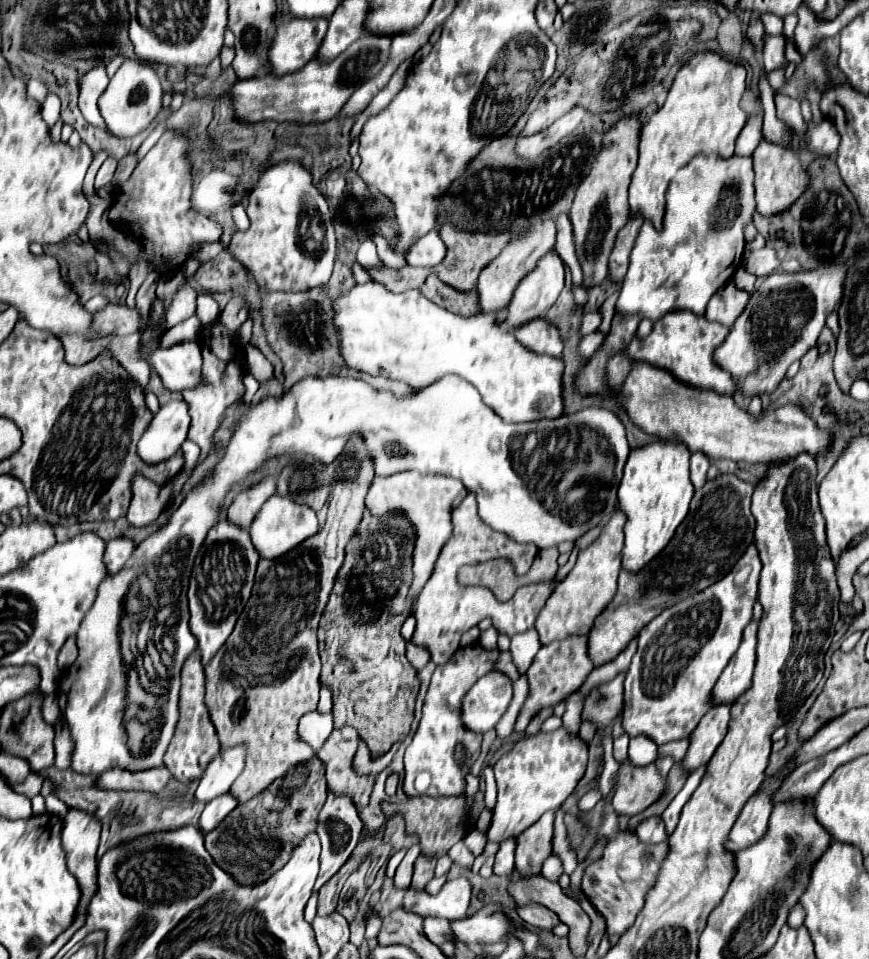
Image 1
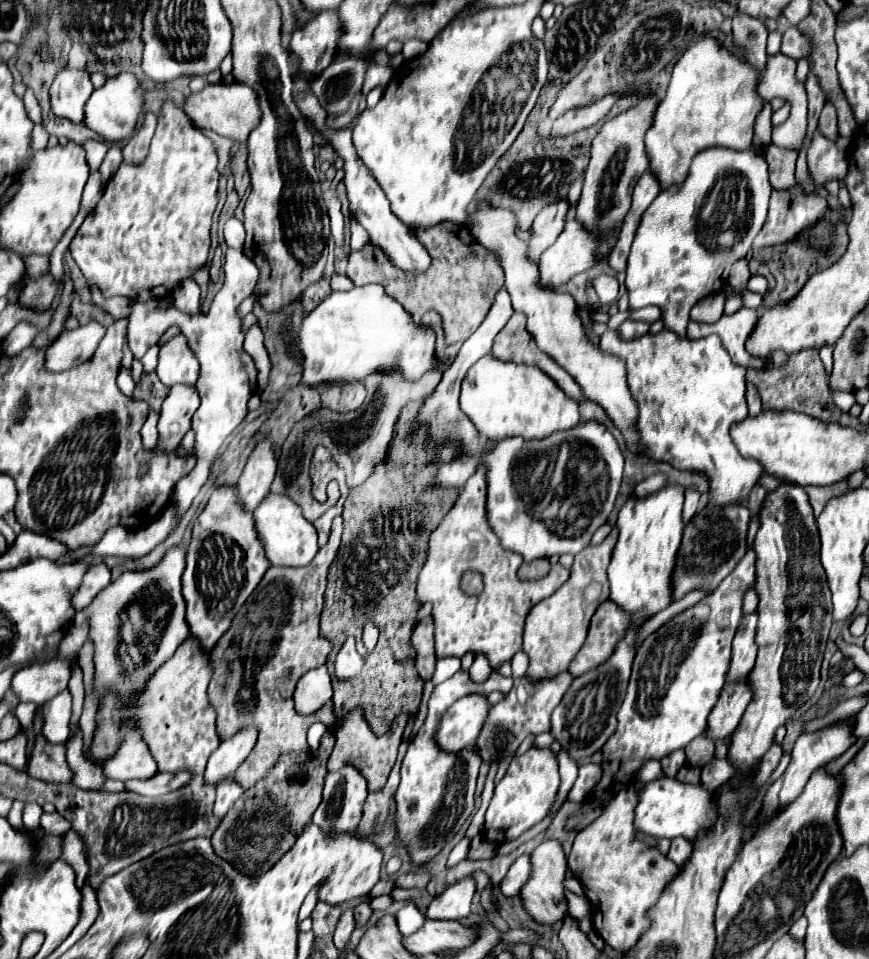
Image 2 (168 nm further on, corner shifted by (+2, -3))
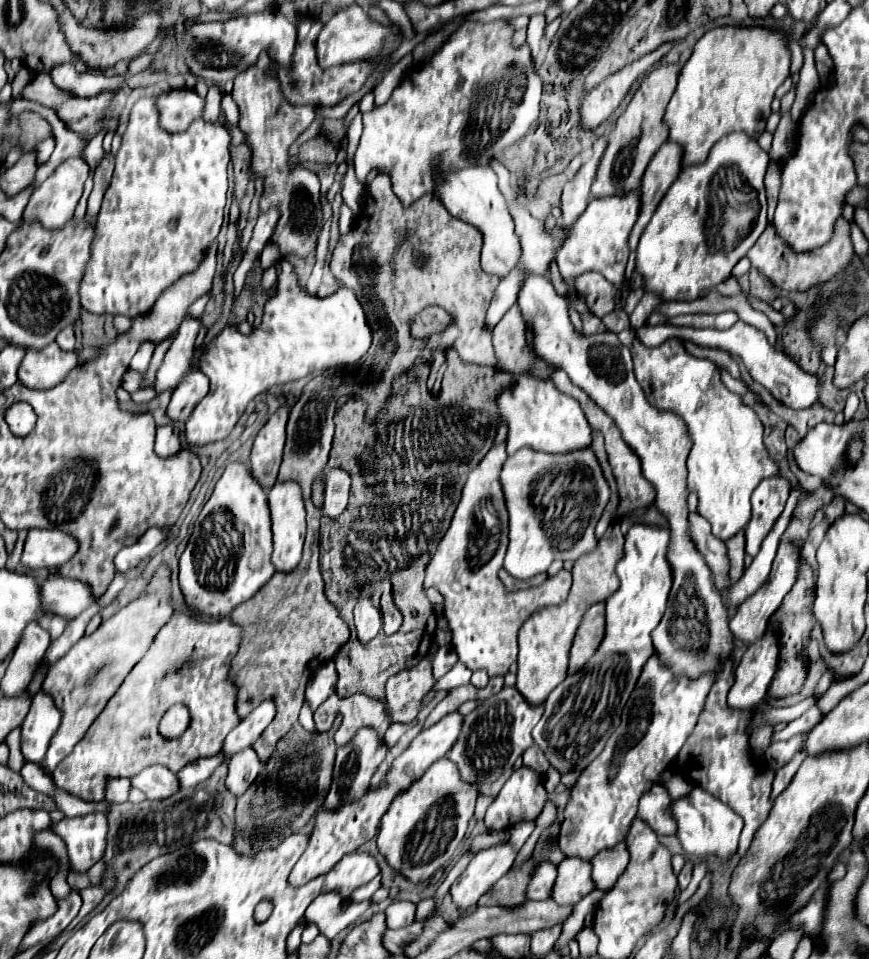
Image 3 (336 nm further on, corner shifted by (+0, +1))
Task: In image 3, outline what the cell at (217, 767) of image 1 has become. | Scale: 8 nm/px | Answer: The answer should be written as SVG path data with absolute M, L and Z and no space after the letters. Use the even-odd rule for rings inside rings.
M272 699L262 701L248 717L244 717L240 721L238 727L234 727L228 733L222 751L230 757L230 755L234 755L234 753L238 753L238 751L242 751L246 747L250 747L262 735L262 731L270 725L270 721L274 719L274 715L276 715L274 701Z

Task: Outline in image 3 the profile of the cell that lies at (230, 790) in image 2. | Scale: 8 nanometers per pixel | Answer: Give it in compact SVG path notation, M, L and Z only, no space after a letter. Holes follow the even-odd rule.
M254 747L242 749L234 753L228 759L228 777L226 777L226 789L232 789L234 795L242 795L258 777L262 771L262 761L256 755Z

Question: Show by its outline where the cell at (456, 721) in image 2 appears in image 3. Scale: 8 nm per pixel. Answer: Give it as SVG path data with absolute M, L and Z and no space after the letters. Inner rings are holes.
M448 713L446 717L442 717L436 725L424 729L420 735L416 735L412 739L412 743L408 745L406 751L402 751L394 763L390 765L388 773L386 773L386 779L378 785L378 787L368 787L366 793L352 801L352 803L344 803L342 807L338 807L336 811L330 811L330 809L320 809L316 813L316 825L310 833L310 839L308 839L308 847L306 851L302 853L302 857L298 859L298 863L294 865L294 869L290 871L290 877L288 877L288 883L292 887L300 887L304 883L308 883L310 879L318 877L318 875L324 875L328 873L330 869L336 867L336 863L344 857L344 855L350 855L350 853L356 853L366 841L370 841L378 829L380 829L380 819L386 815L386 811L390 809L390 803L406 789L410 789L410 785L414 781L418 781L418 777L422 777L422 773L438 759L442 759L448 751L450 751L450 745L454 745L454 741L458 739L458 733L460 733L460 727L462 727L462 715L458 713Z

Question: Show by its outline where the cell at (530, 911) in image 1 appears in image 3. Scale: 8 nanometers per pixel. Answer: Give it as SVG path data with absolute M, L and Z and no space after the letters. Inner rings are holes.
M566 857L558 865L558 879L552 891L552 899L558 905L576 905L582 897L594 891L594 881L590 877L590 863L576 857Z

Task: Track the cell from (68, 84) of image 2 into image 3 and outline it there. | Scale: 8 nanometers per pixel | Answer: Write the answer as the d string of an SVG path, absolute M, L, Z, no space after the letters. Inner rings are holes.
M48 75L32 77L30 83L22 89L20 97L28 99L28 101L38 101L44 107L54 107L54 105L58 105L62 101L72 99L68 93L62 93L60 89L56 89L56 85L52 83L52 79Z

